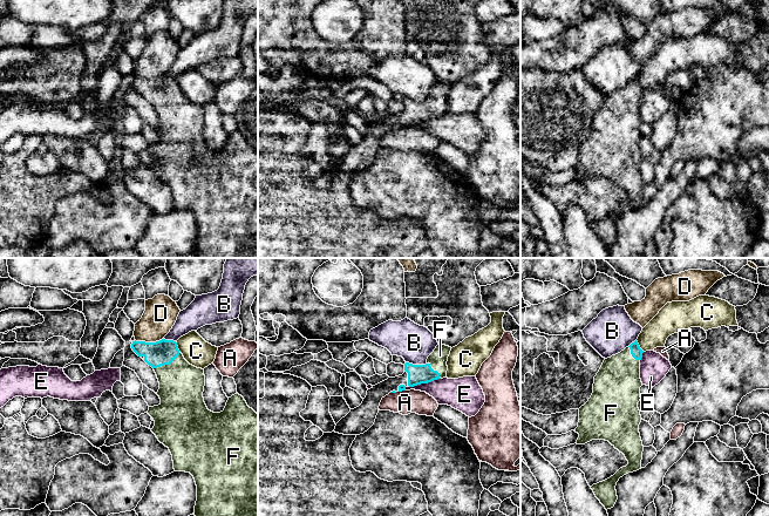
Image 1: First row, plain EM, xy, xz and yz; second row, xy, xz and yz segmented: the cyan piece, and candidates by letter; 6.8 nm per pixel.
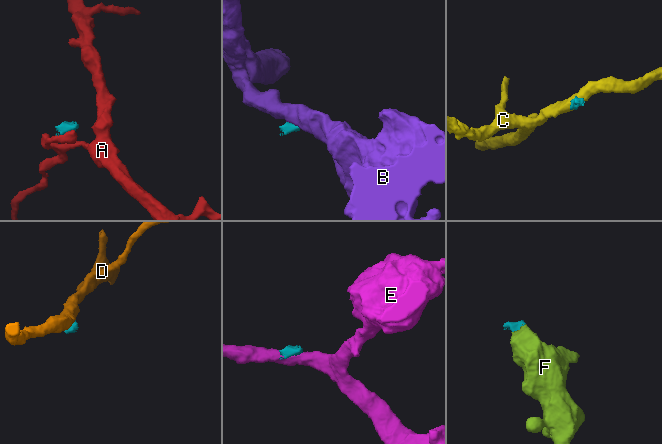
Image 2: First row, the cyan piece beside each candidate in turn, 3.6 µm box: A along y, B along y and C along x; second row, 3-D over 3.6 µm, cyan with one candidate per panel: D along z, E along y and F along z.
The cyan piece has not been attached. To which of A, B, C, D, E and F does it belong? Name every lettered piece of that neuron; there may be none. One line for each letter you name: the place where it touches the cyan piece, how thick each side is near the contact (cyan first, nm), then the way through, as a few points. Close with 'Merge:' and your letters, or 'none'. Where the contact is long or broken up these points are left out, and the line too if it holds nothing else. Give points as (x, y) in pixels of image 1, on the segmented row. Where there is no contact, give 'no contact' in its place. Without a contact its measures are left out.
F: xy (167, 364) | 170/300 nm | across xy (160, 353), (167, 364), (179, 381), (181, 389)
Merge: F

